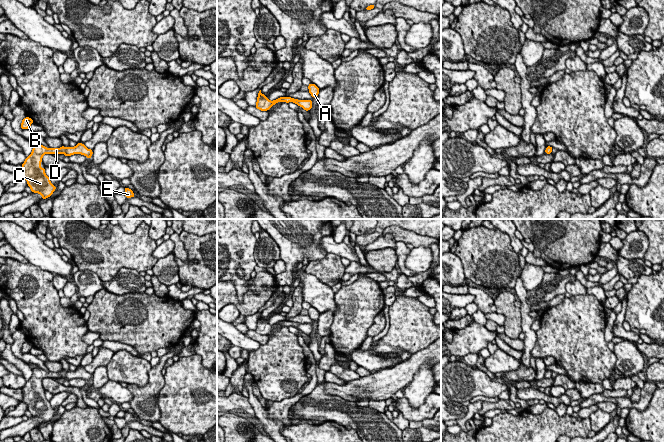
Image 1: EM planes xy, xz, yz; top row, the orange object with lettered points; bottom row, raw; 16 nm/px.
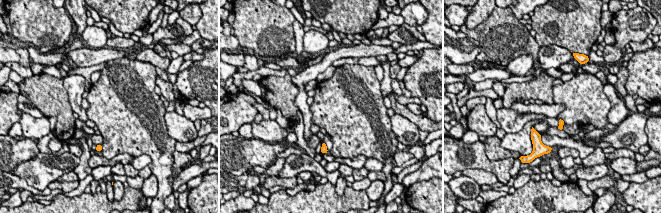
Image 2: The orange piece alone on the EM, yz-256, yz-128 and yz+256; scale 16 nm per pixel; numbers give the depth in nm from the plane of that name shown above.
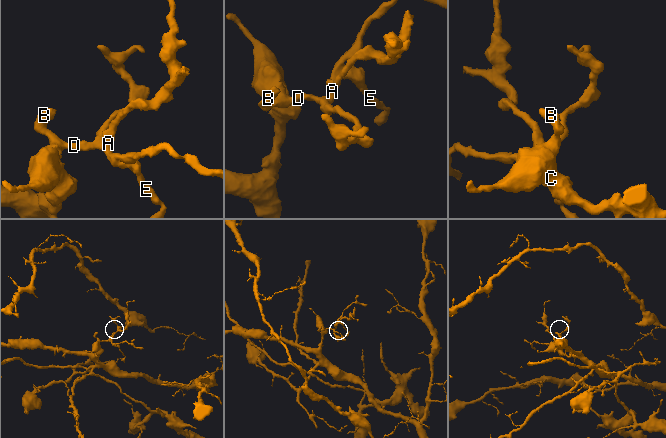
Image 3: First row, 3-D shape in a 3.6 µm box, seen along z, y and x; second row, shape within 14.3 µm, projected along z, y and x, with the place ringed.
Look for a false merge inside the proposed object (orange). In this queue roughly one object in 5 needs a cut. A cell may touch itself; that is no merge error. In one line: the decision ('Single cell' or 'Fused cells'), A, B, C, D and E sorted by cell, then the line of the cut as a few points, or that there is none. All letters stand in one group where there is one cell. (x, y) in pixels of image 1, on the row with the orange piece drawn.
Single cell. Groups: A B C D E. No split

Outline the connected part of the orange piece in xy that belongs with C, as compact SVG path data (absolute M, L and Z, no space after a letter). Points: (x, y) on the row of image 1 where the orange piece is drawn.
M32 141L32 152L26 157L23 164L24 178L27 181L31 191L38 193L42 196L42 199L50 197L56 190L55 185L50 181L50 178L45 173L45 168L41 167L41 162L44 154L64 154L65 156L71 156L74 154L81 154L86 156L88 159L91 158L93 151L88 149L83 143L77 143L75 147L64 147L60 148L46 148L36 141Z

